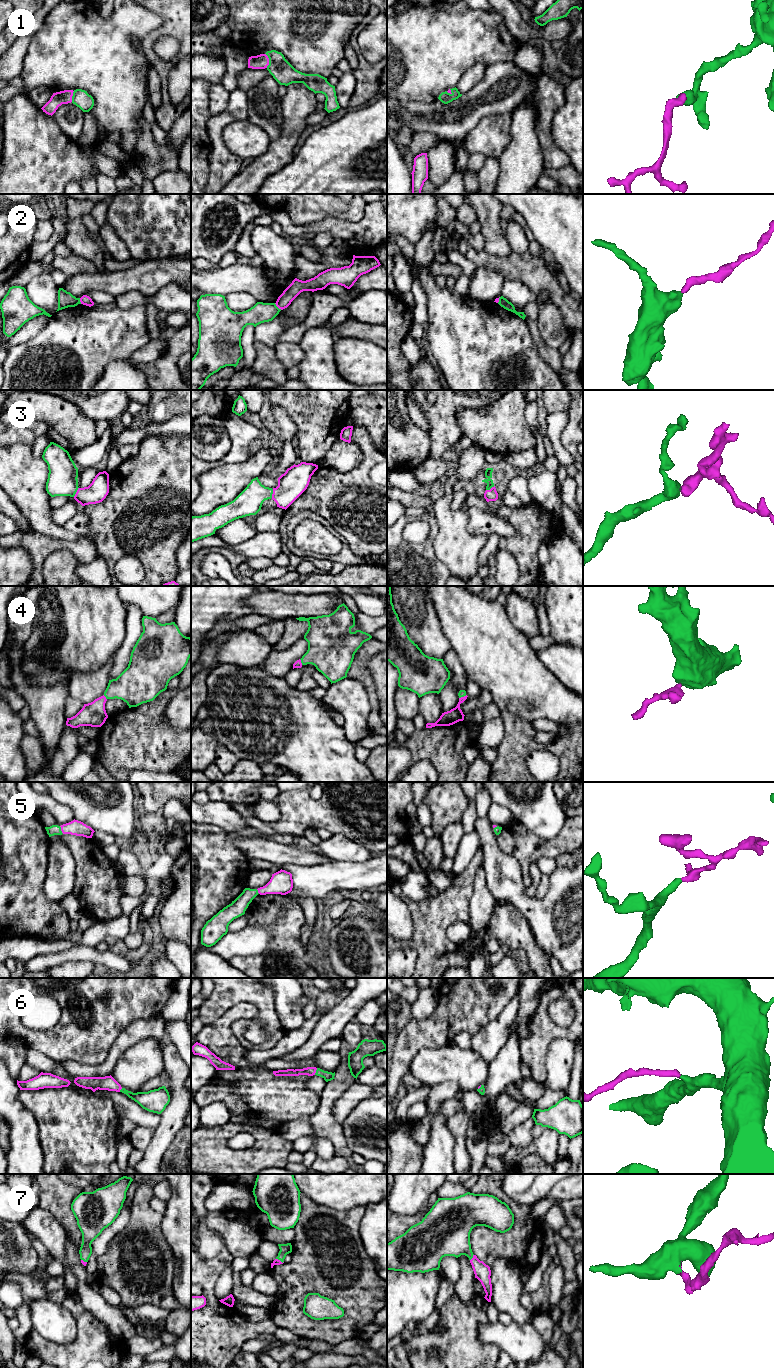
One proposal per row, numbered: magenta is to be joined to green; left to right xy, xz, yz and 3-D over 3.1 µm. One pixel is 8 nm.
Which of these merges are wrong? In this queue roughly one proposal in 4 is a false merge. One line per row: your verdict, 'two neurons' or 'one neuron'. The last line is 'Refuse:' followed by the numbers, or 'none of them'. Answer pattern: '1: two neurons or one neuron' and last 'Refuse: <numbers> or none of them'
1: one neuron
2: two neurons
3: one neuron
4: one neuron
5: one neuron
6: one neuron
7: one neuron
Refuse: 2

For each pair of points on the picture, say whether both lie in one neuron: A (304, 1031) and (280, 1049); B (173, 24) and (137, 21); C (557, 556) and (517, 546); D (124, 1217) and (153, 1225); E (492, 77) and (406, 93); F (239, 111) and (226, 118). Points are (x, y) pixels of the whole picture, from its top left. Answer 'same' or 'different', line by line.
A: same
B: different
C: different
D: different
E: different
F: different

